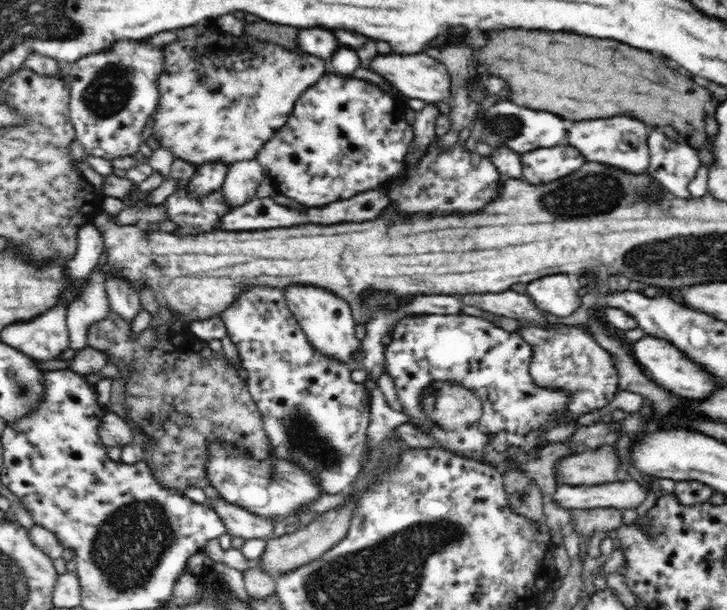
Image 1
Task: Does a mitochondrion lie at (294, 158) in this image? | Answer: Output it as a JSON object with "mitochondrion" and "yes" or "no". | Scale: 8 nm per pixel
{"mitochondrion":"no"}

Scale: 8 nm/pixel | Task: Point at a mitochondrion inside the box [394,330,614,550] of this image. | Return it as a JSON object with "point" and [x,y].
{"point":[437,403]}

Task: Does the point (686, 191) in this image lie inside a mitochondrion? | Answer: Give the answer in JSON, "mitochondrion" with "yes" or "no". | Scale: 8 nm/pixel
{"mitochondrion":"no"}

